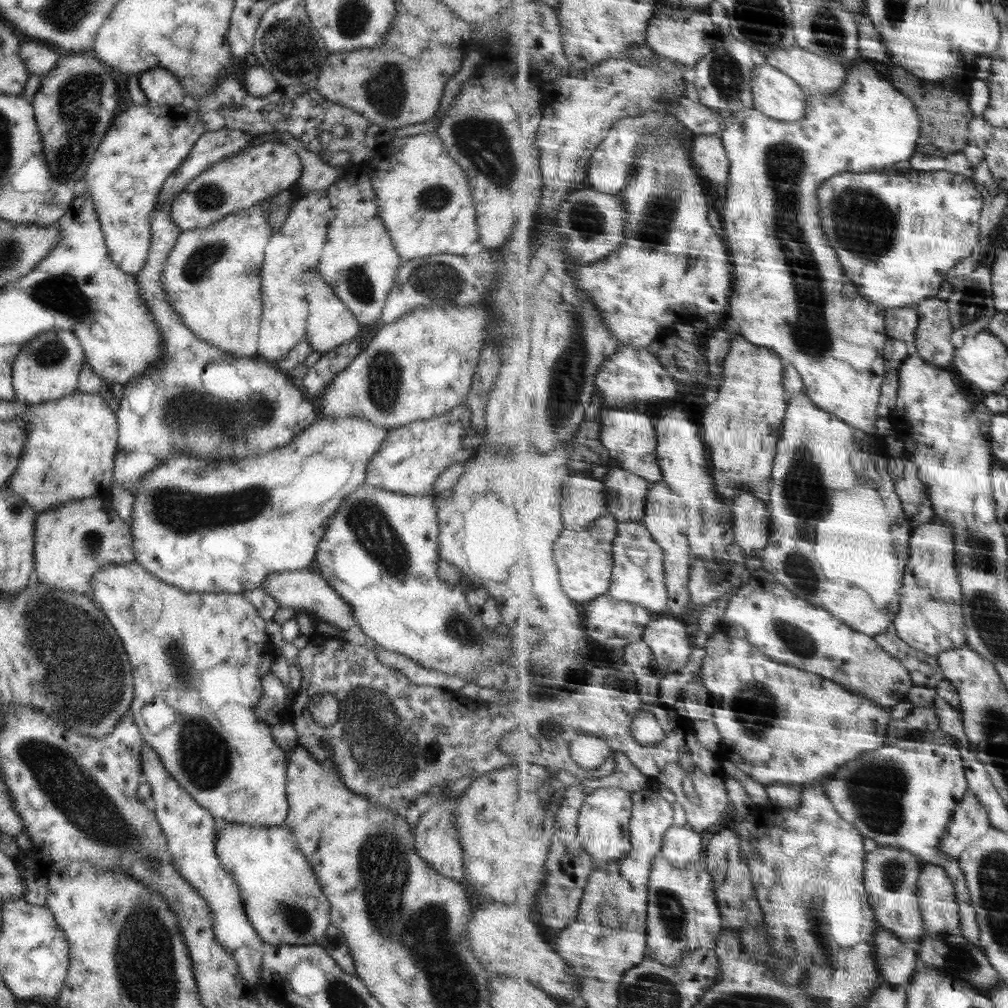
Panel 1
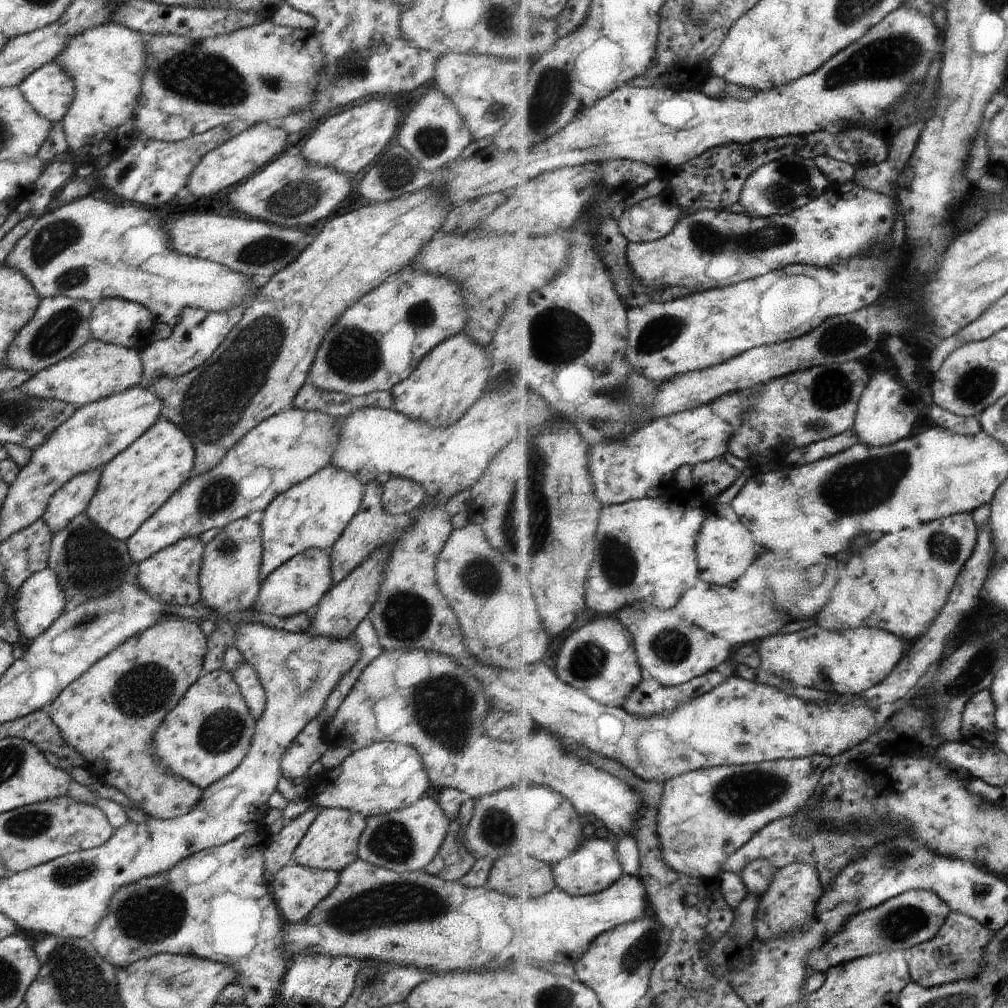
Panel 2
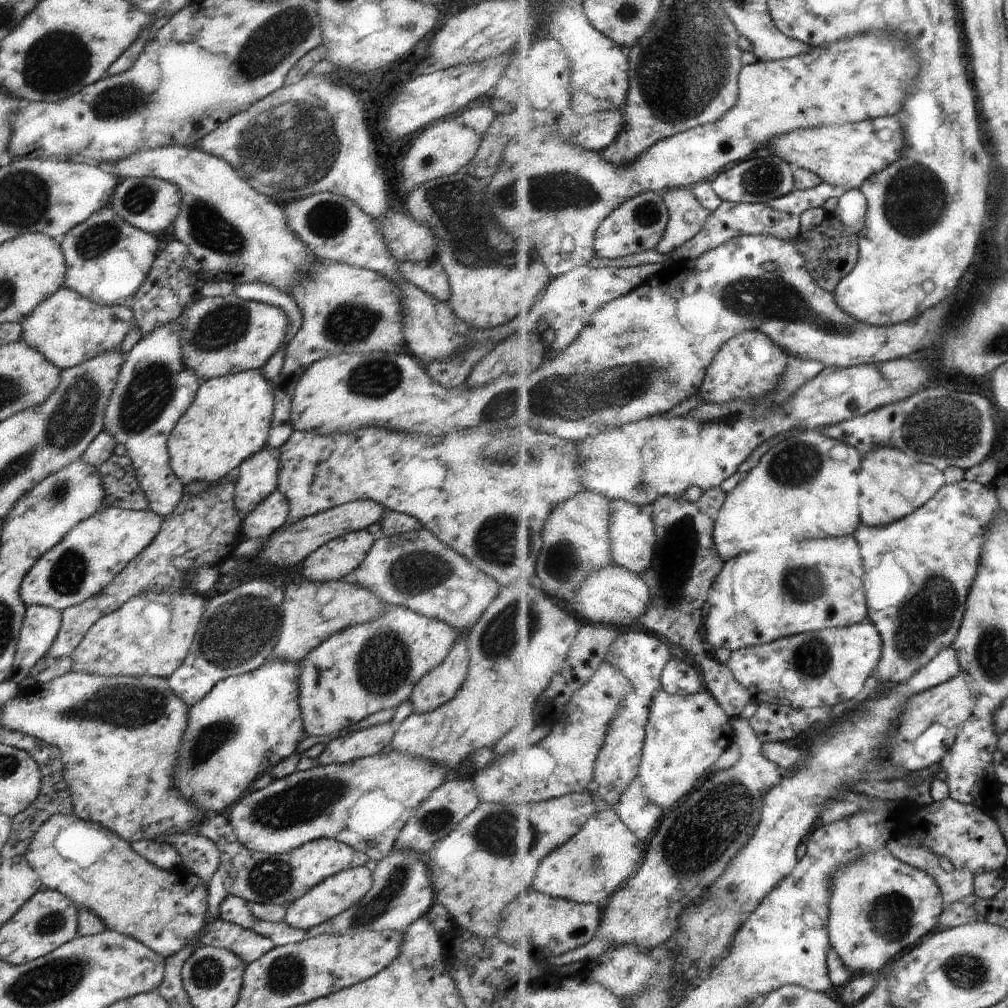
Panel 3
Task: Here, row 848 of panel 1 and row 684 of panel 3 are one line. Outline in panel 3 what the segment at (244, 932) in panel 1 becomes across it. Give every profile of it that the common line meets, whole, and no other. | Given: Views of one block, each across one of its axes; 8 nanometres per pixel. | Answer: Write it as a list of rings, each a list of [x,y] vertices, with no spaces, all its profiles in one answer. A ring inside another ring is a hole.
[[[255,579],[217,593],[205,604],[198,630],[184,662],[166,680],[189,707],[200,702],[221,680],[256,670],[272,657],[283,617],[284,589]]]

